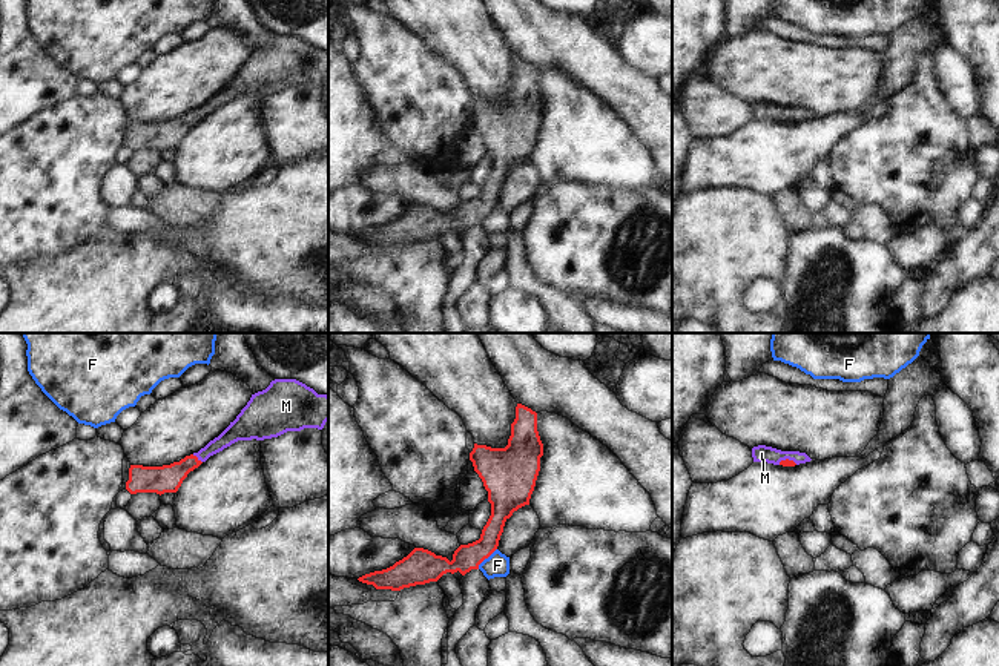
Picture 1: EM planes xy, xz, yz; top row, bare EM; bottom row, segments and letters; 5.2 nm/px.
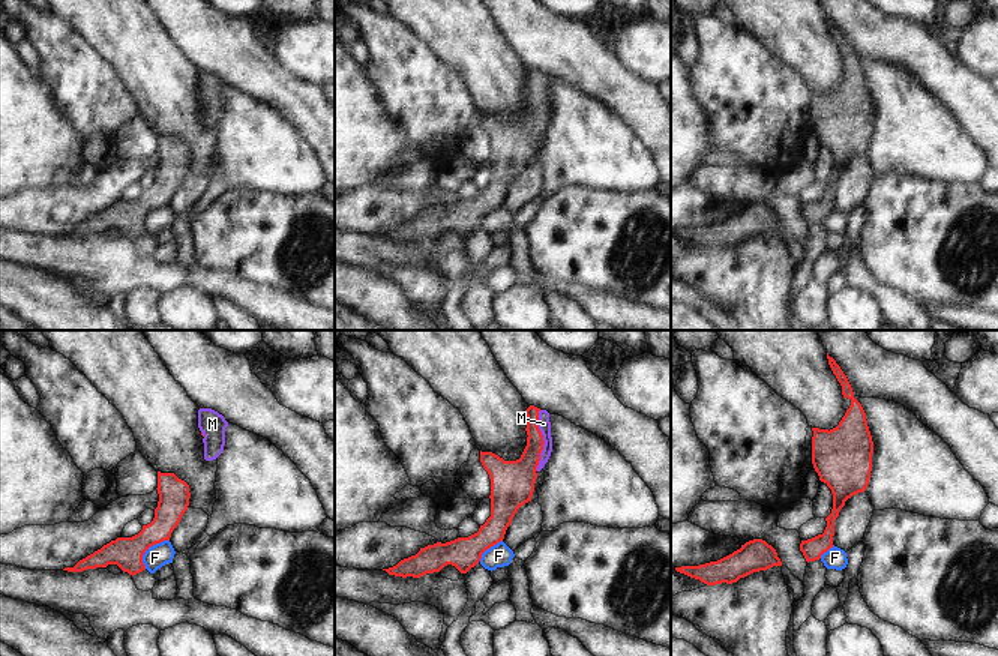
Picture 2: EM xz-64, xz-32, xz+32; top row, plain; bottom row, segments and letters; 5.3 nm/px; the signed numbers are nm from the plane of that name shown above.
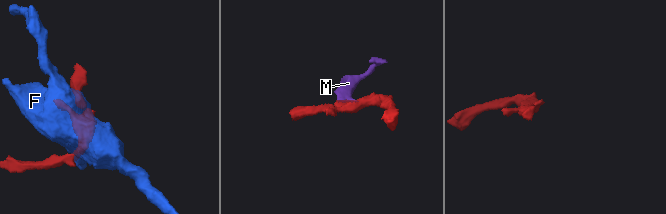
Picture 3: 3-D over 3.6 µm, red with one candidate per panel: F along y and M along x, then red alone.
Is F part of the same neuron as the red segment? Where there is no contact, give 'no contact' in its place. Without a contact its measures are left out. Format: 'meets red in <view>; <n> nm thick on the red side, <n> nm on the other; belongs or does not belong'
meets red in xz; 140 nm thick on the red side, 130 nm on the other; does not belong

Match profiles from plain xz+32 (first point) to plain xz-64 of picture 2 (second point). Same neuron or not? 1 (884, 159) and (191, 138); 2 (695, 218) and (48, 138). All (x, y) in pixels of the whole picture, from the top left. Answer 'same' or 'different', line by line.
1: different
2: different

